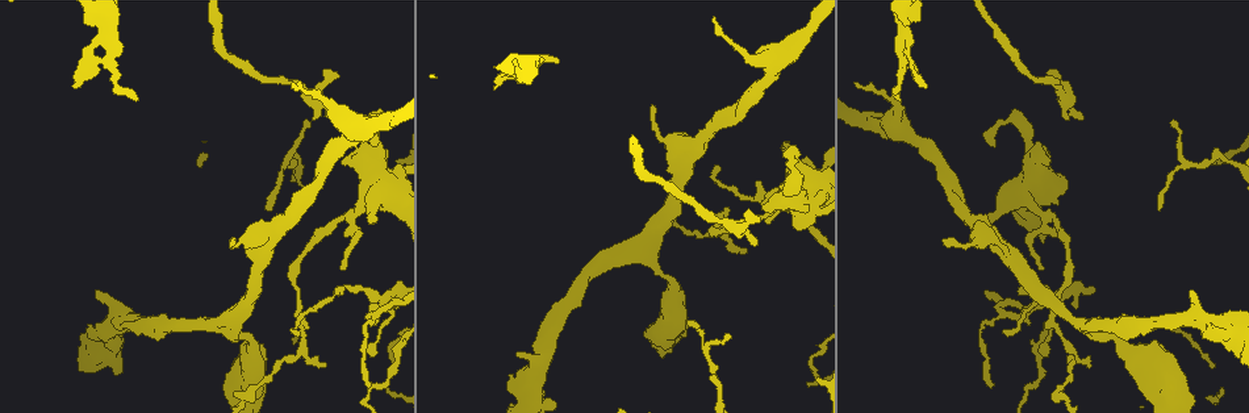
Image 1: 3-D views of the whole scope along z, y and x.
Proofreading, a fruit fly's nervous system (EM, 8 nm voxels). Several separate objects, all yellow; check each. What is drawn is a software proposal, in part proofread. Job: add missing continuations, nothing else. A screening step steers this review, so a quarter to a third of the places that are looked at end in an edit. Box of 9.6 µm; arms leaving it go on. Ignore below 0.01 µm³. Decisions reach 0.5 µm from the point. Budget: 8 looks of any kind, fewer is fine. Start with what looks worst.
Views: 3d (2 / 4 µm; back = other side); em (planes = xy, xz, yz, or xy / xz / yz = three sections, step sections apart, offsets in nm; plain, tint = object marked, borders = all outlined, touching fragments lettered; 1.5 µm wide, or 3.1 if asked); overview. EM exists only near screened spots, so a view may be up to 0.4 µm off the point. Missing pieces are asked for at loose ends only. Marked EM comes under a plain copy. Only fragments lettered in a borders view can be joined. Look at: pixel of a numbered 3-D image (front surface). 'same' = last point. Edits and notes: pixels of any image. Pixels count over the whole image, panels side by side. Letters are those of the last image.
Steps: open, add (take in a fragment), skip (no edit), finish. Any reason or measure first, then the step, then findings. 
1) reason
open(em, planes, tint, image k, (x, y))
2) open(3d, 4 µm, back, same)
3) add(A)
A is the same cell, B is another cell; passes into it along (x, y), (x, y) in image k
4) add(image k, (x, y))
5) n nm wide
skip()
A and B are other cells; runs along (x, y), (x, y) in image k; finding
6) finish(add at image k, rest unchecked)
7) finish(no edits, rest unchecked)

thin end
open(3d, 2 µm, image 1, (900, 98))

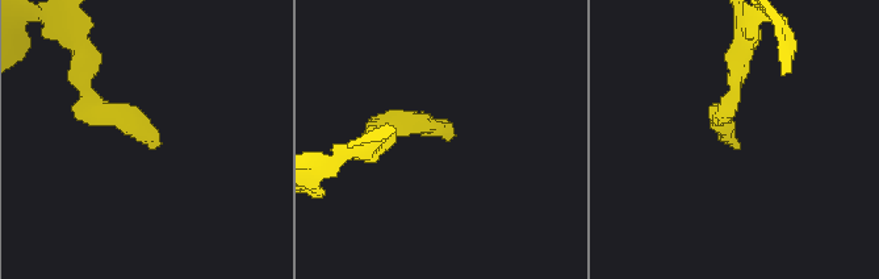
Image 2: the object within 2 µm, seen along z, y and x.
open(em, yz, step 8, borders, image 2, (454, 129))

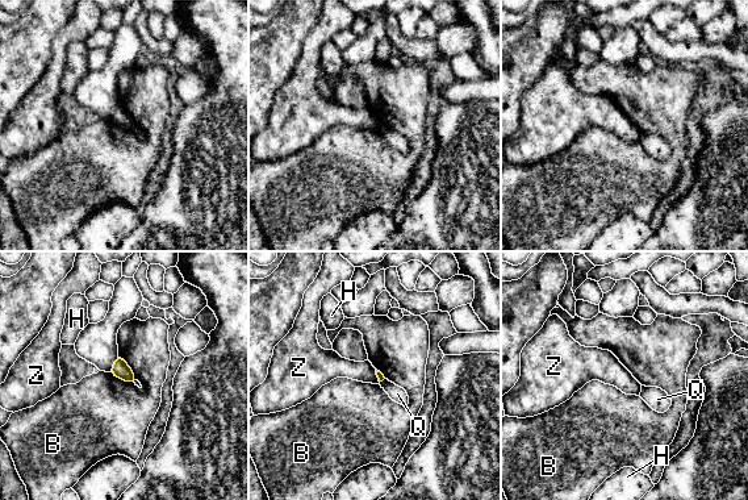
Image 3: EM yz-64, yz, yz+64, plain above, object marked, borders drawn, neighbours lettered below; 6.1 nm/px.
another direction
open(em, planes, borders, same)

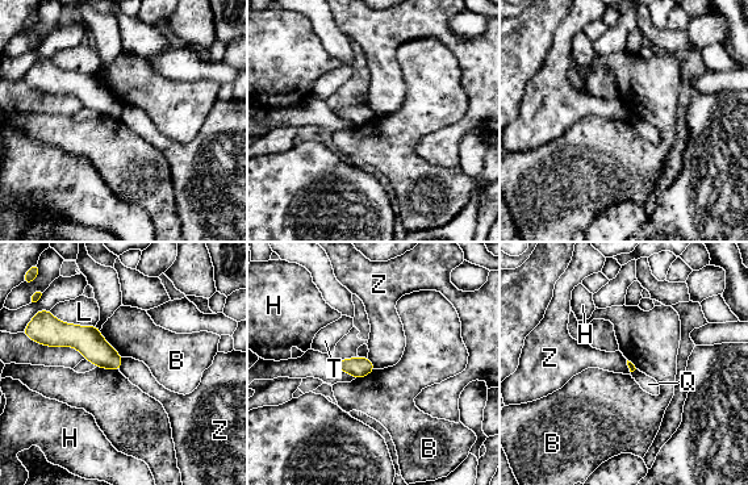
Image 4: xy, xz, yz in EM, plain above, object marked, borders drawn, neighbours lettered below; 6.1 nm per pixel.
skip()
B, H, L, Q, T and Z are other cells; runs along (45, 338), (84, 338), (118, 362) in image 4; no lettered fragment goes on from it

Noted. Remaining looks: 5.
an open end
open(em, xz, step 4, borders, image 1, (748, 211))

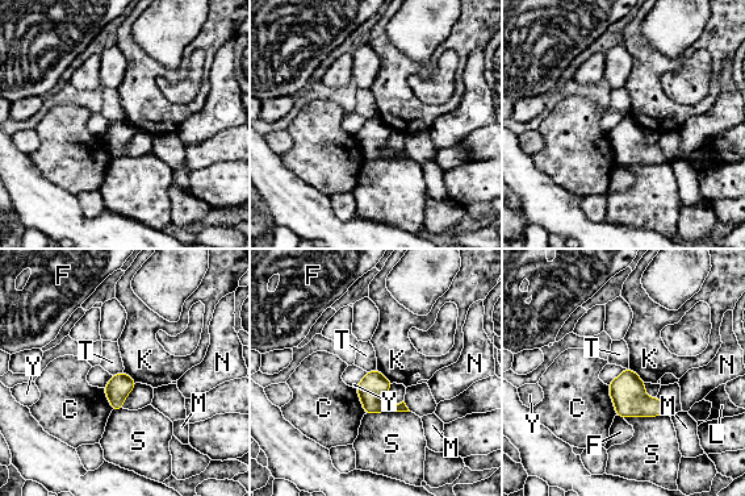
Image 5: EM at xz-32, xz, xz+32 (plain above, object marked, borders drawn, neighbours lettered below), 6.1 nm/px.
open(em, planes, borders, same)

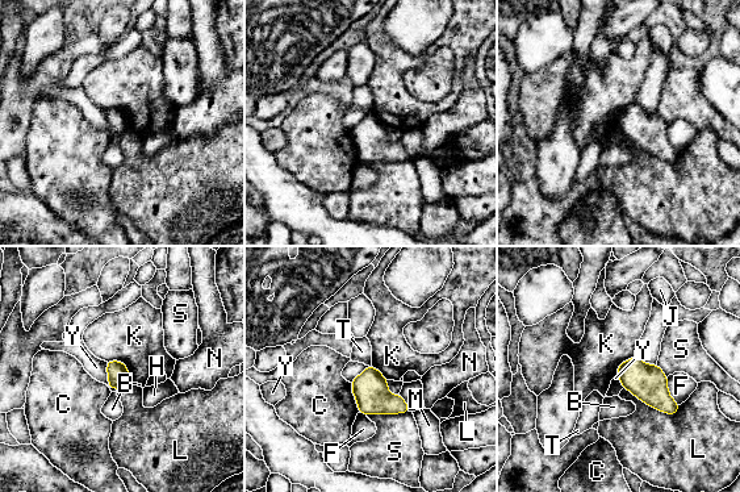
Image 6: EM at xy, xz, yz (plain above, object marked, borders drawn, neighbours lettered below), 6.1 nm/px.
L touches over 380 nm
skip()
B, C, F, H, J, K, L, M, N, S, T and Y are other cells; border along (105, 362), (107, 383), (116, 391) in image 6; no lettered fragment goes on from it

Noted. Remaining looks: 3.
free end
open(em, xz, step 4, tint, image 1, (325, 366))

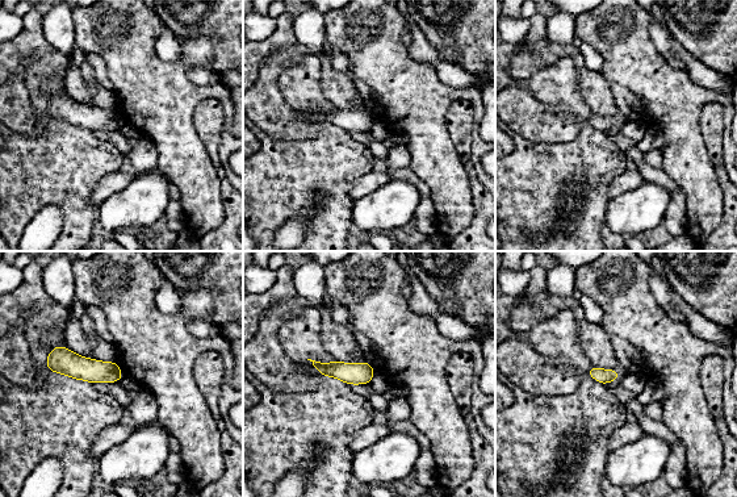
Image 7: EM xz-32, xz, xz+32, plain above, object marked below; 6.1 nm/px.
open(em, planes, borders, same)

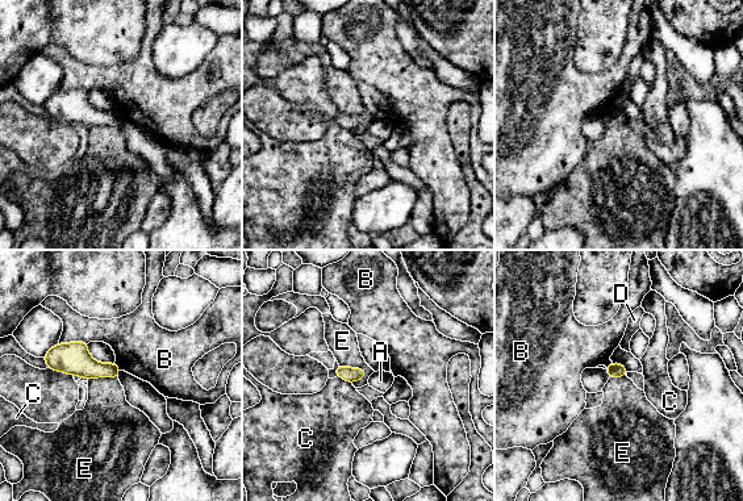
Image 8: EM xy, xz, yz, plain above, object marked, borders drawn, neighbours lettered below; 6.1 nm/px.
skip()
A, B, C, D and E are other cells; border along (338, 363), (360, 367), (367, 375) in image 8; none of them fits

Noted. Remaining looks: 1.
finish(no edits, rest unchecked)

